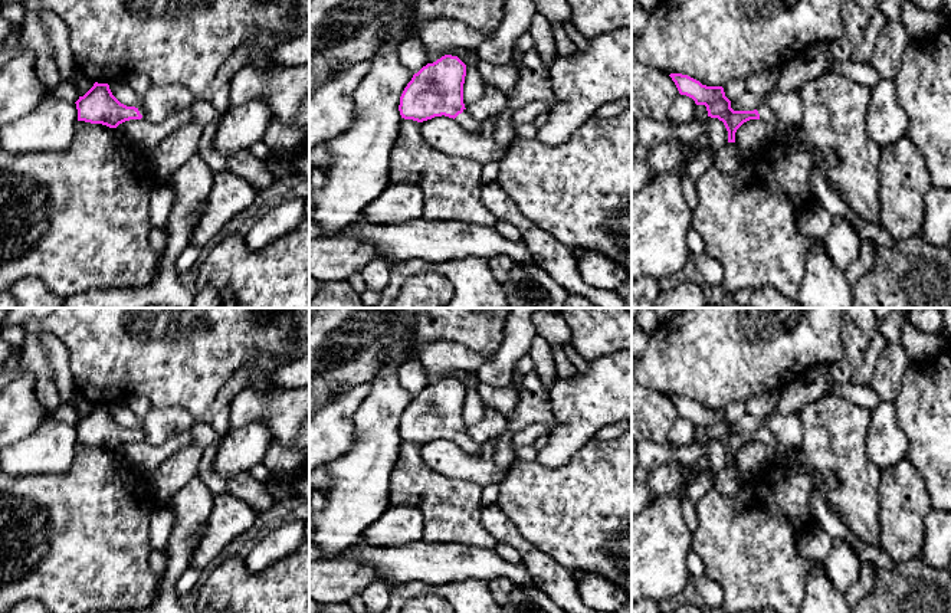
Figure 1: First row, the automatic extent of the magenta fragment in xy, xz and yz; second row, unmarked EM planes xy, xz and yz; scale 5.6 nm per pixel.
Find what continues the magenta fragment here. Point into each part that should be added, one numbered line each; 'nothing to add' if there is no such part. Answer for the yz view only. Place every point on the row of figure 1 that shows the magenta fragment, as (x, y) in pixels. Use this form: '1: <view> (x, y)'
1: yz (786, 133)

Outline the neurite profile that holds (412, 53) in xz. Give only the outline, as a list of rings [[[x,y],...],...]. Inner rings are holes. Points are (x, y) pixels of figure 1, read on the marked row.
[[[417,35],[404,40],[399,46],[397,55],[399,55],[400,63],[413,75],[417,73],[423,66],[430,63],[424,45]]]

